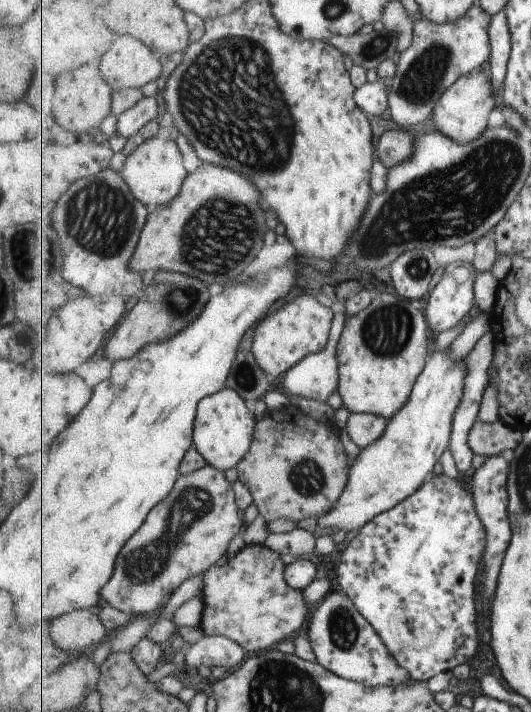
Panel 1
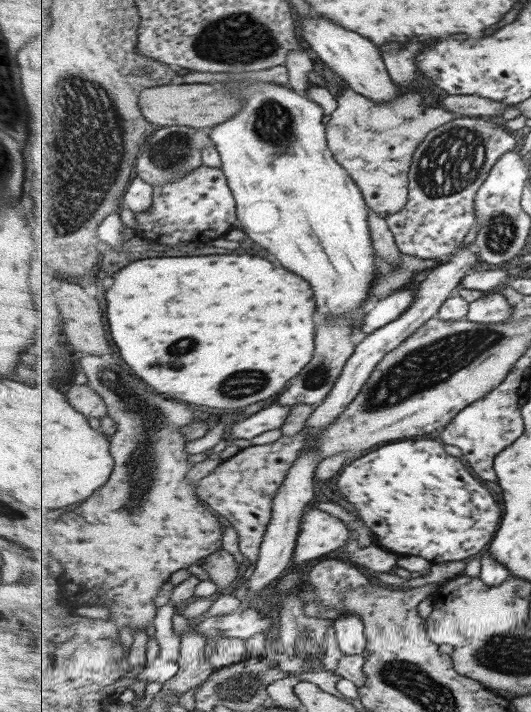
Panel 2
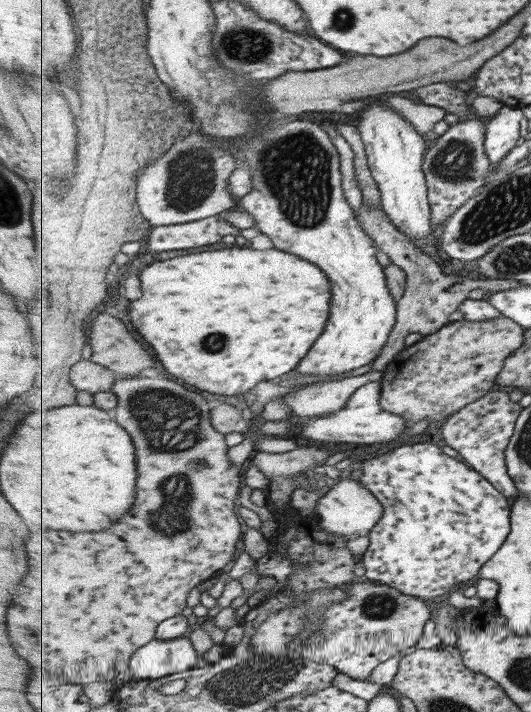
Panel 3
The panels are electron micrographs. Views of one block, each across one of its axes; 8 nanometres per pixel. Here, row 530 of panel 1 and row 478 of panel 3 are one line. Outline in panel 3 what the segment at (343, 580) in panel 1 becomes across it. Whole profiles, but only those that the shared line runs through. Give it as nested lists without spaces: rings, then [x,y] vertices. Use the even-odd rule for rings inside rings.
[[[421,442],[421,444],[401,445],[397,450],[389,451],[374,459],[369,459],[359,464],[362,468],[360,482],[366,486],[378,499],[379,503],[384,507],[383,516],[379,519],[374,529],[367,534],[368,546],[363,552],[361,562],[365,570],[364,576],[370,582],[383,583],[396,589],[399,589],[403,594],[416,596],[423,599],[425,602],[435,602],[437,598],[445,596],[447,592],[452,592],[459,588],[459,584],[473,580],[480,573],[483,564],[491,560],[491,556],[503,546],[503,542],[507,540],[509,532],[511,532],[511,504],[509,498],[505,494],[501,494],[490,480],[487,480],[478,470],[471,468],[468,464],[459,462],[456,457],[447,456],[439,446],[429,444],[429,442]]]

